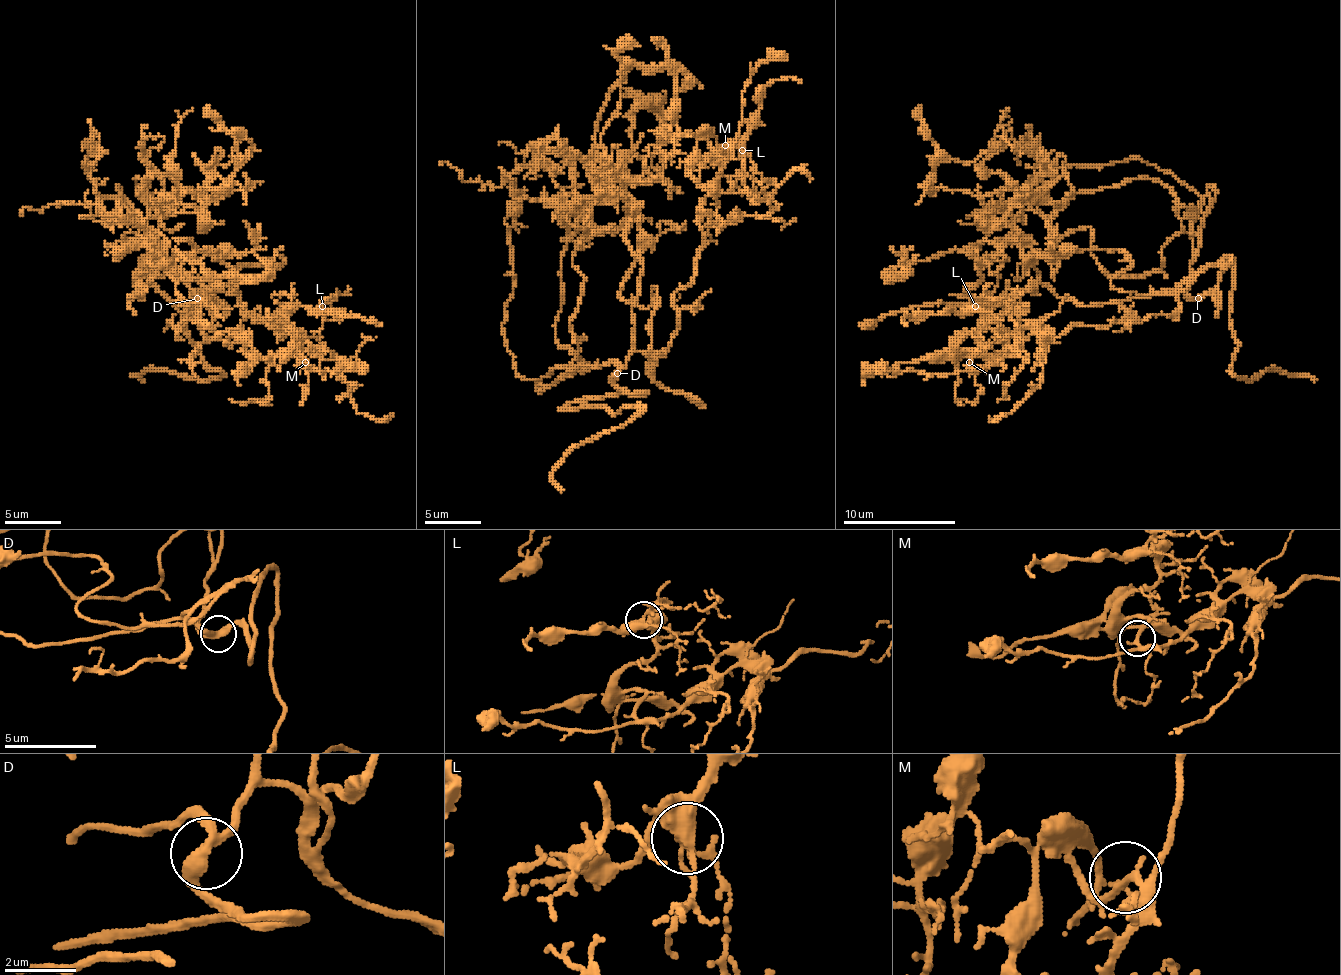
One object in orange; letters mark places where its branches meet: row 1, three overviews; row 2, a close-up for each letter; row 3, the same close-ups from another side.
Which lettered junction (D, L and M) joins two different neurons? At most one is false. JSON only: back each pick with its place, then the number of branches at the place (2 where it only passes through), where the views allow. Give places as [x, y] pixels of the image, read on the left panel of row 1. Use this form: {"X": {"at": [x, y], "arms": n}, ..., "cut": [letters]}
{"cut": []}

